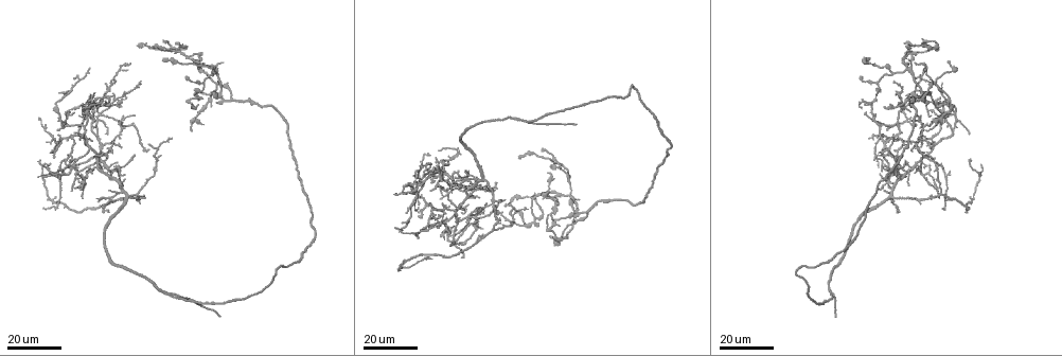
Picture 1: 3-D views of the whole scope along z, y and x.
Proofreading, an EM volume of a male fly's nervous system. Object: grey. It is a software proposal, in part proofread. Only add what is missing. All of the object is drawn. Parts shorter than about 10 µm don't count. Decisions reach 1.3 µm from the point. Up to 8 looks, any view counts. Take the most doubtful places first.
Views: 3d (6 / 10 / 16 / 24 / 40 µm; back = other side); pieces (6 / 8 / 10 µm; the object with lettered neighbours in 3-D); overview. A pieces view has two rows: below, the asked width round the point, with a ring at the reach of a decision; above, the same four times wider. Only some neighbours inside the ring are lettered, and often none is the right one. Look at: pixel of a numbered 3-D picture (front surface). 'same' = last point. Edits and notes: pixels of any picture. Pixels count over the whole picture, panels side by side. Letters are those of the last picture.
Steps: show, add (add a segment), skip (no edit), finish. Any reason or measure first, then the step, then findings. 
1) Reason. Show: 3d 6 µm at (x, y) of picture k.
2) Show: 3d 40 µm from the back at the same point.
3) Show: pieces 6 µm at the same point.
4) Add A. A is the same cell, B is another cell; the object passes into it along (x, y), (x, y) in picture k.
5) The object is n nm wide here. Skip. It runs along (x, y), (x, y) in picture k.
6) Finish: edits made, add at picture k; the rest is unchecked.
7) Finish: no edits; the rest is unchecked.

Show: 3d 24 µm at (576, 125) of picture 1.

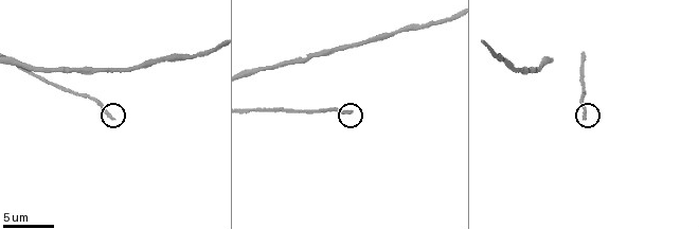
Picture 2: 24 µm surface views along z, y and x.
See the neighbours. Show: pieces 8 µm at (113, 117) of picture 2.

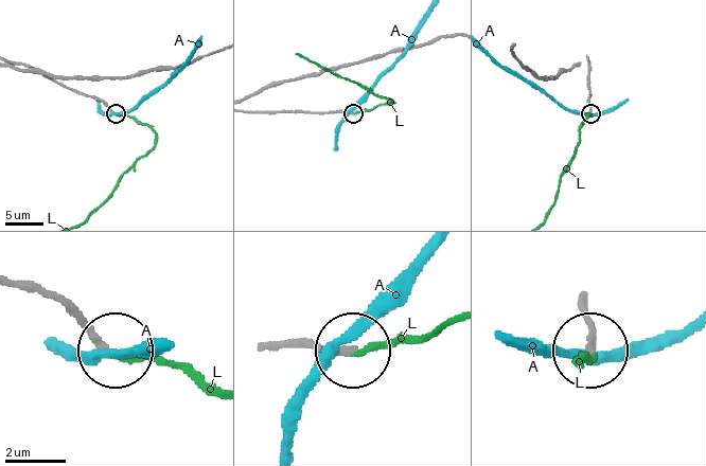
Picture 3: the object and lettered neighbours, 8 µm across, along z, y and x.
Add L. L is the same cell, A is another cell; the object passes into it along (290, 348), (343, 348), (358, 356), (449, 325) in picture 3; it goes on there.

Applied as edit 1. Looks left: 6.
Long arm stops here. Show: 3d 16 µm at (550, 236) of picture 1.

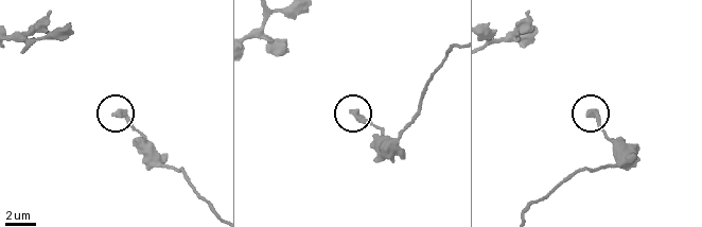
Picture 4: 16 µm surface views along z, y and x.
Show: pieces 6 µm at (587, 112) of picture 4.

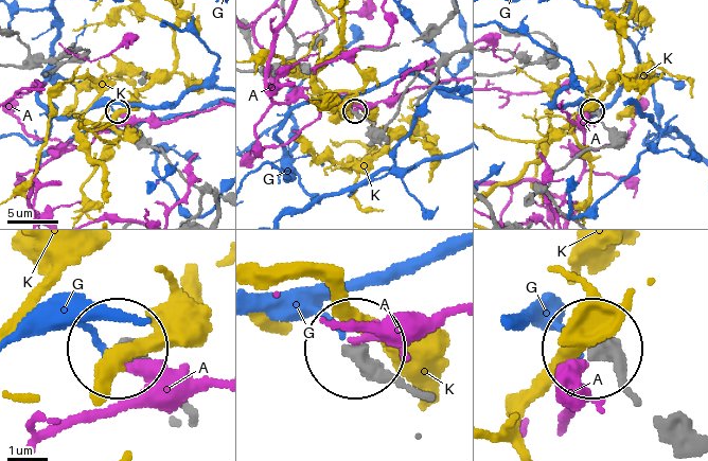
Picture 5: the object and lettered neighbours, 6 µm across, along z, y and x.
Skip. A, G and K are other cells; it runs along (410, 394), (353, 351) in picture 5; no lettered segment goes on from it.

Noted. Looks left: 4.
An open end. Show: 3d 16 µm at (913, 198) of picture 1.

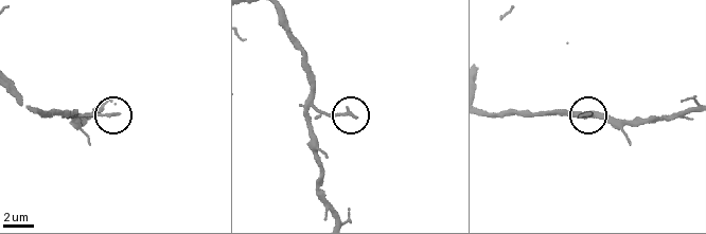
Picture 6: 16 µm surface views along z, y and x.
Show: pieces 8 µm at (119, 113) of picture 6.

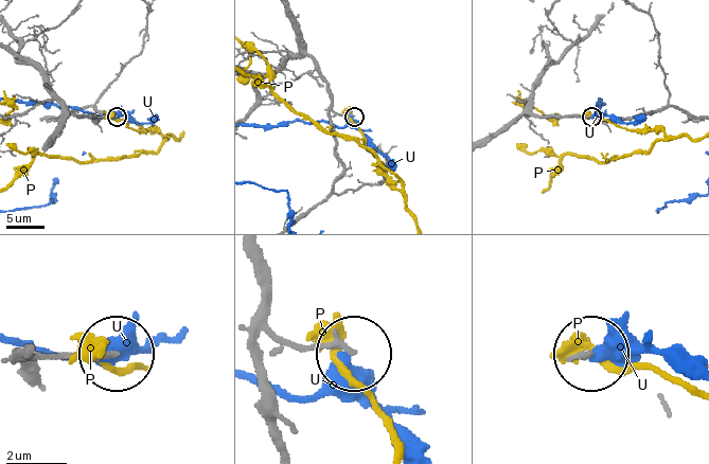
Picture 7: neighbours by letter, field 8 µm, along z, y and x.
Skip. P and U are other cells; it runs along (22, 351), (38, 358), (111, 353) in picture 7; none of them fits.

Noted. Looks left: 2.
Free end. Show: 3d 16 µm at (138, 47) of picture 1.

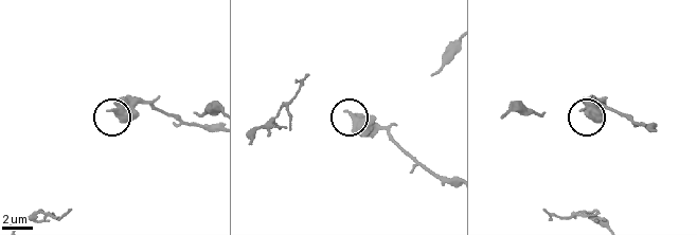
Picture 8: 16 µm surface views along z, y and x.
What lies round it. Show: pieces 10 µm at (580, 109) of picture 8.

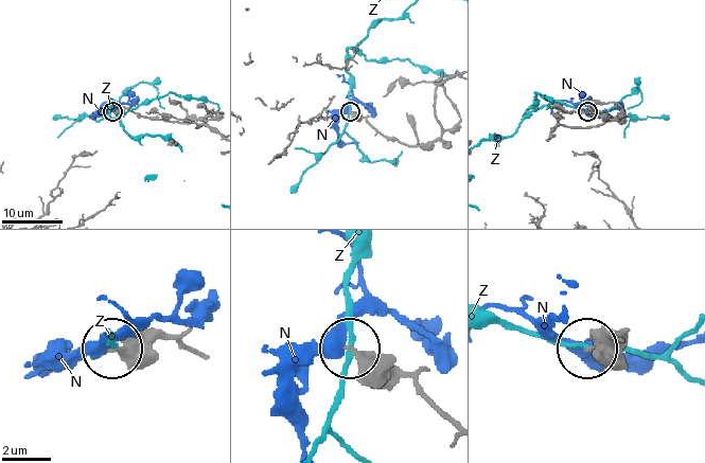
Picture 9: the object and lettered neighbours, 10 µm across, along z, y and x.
Skip. N and Z are other cells; it runs along (438, 138), (407, 145), (387, 139), (350, 111) in picture 9; no lettered segment goes on from it.

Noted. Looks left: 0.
Finish: edits made, add at picture 3; the rest is unchecked.

